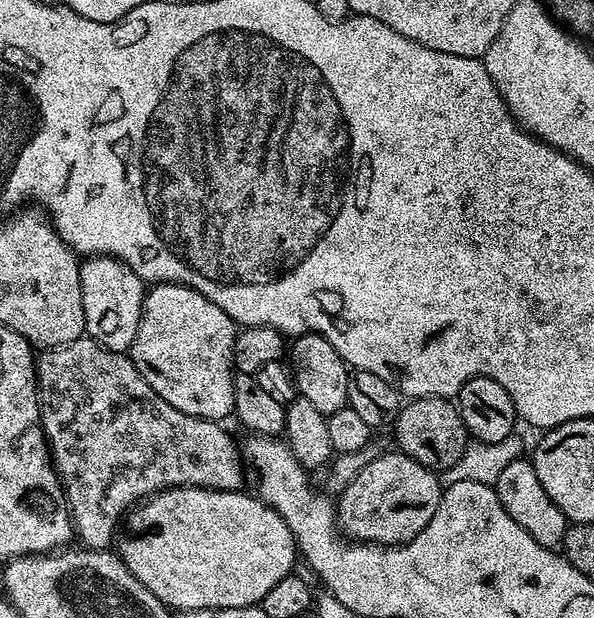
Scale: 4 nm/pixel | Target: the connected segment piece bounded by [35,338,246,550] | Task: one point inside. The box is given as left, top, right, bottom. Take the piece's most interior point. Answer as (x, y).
(114, 441)

